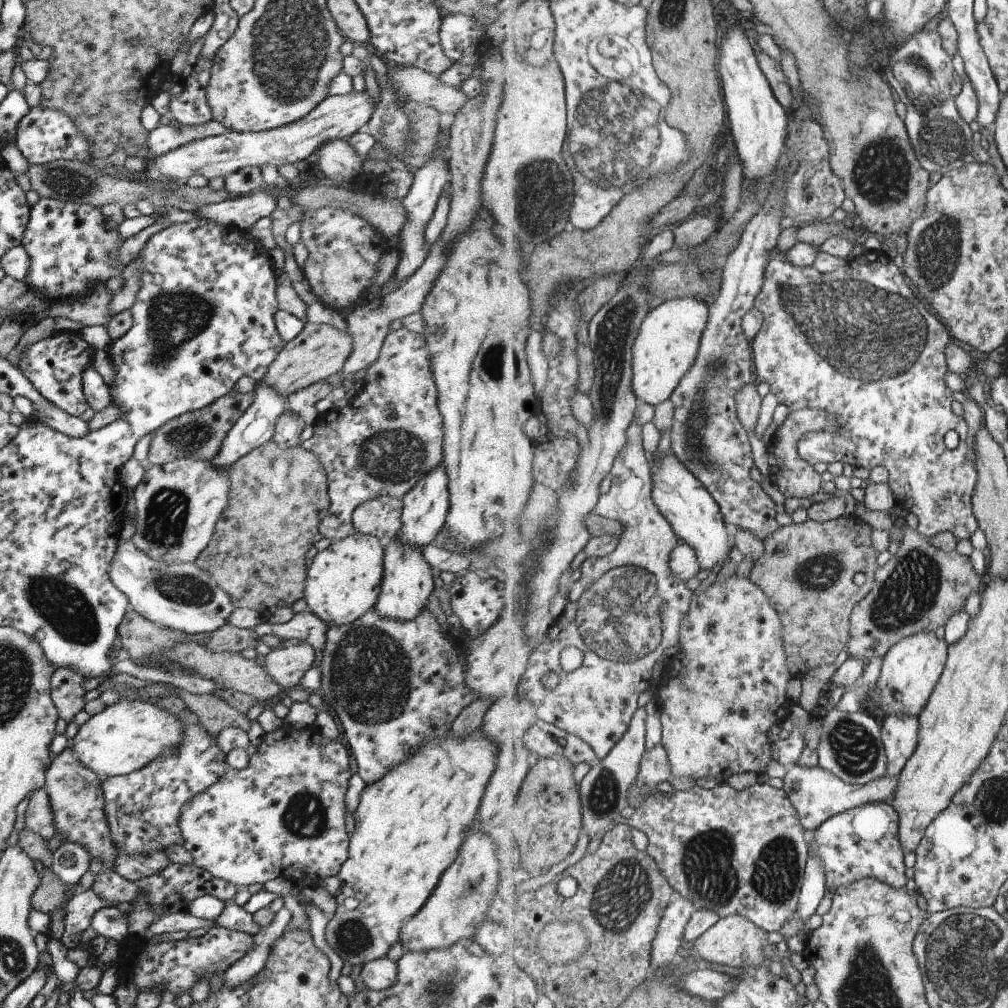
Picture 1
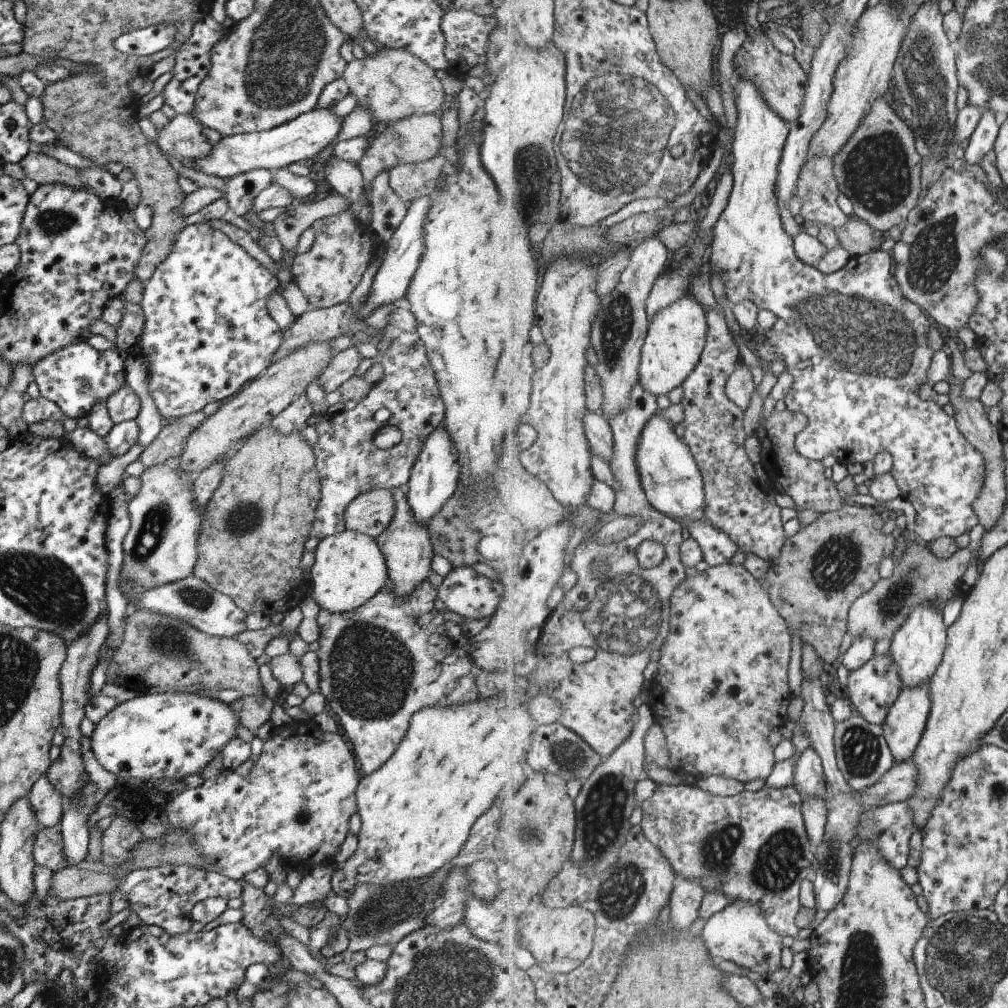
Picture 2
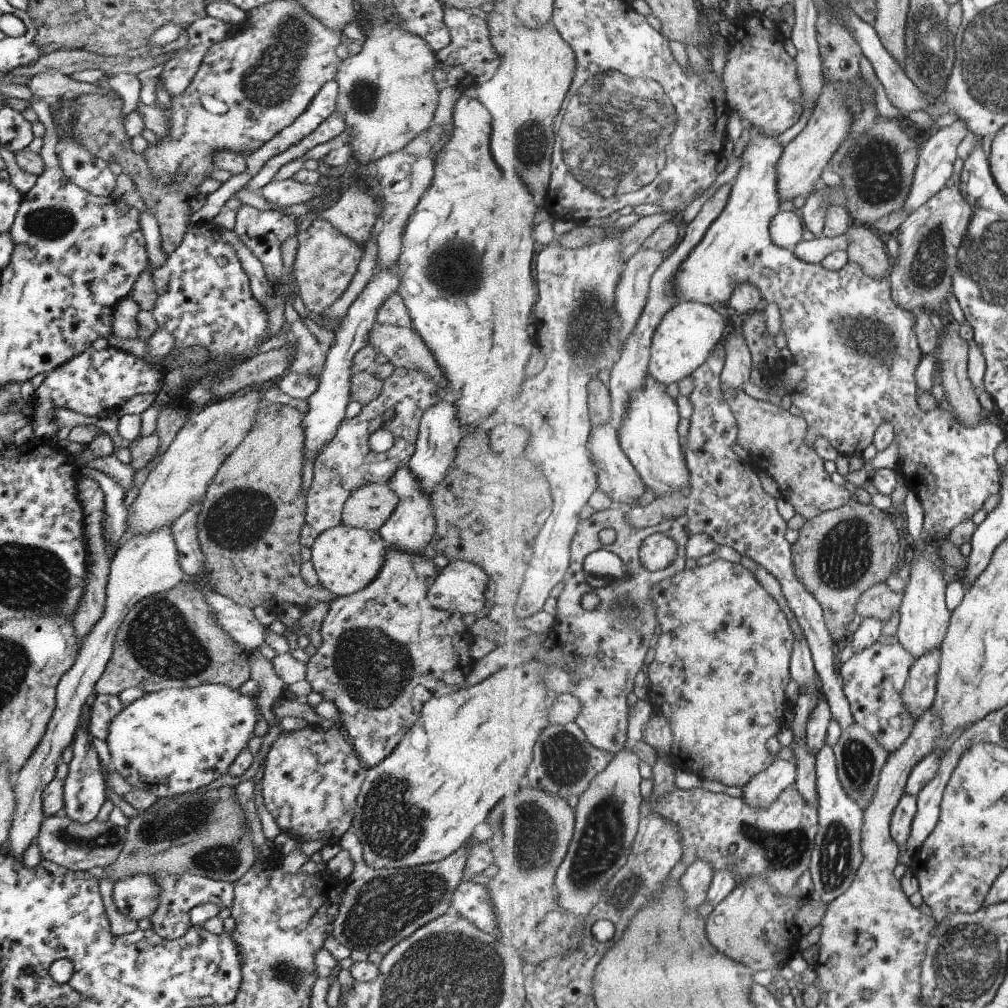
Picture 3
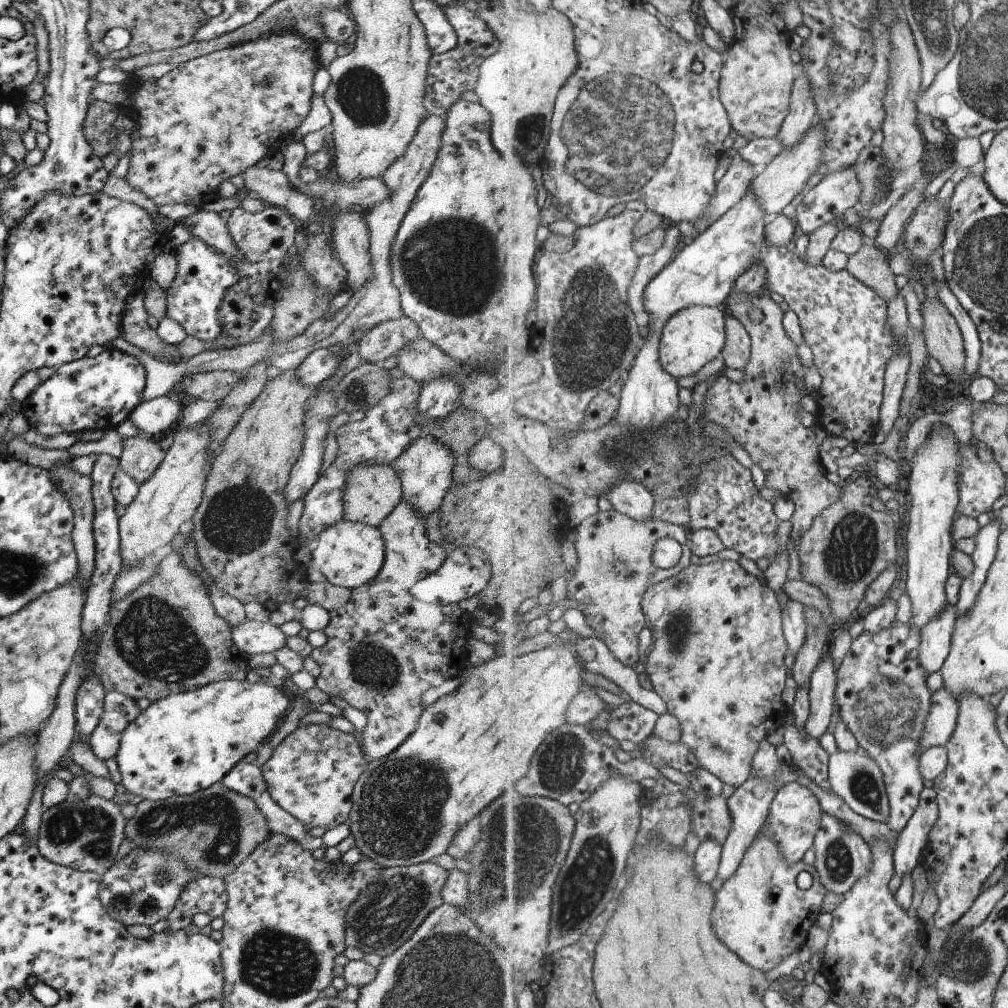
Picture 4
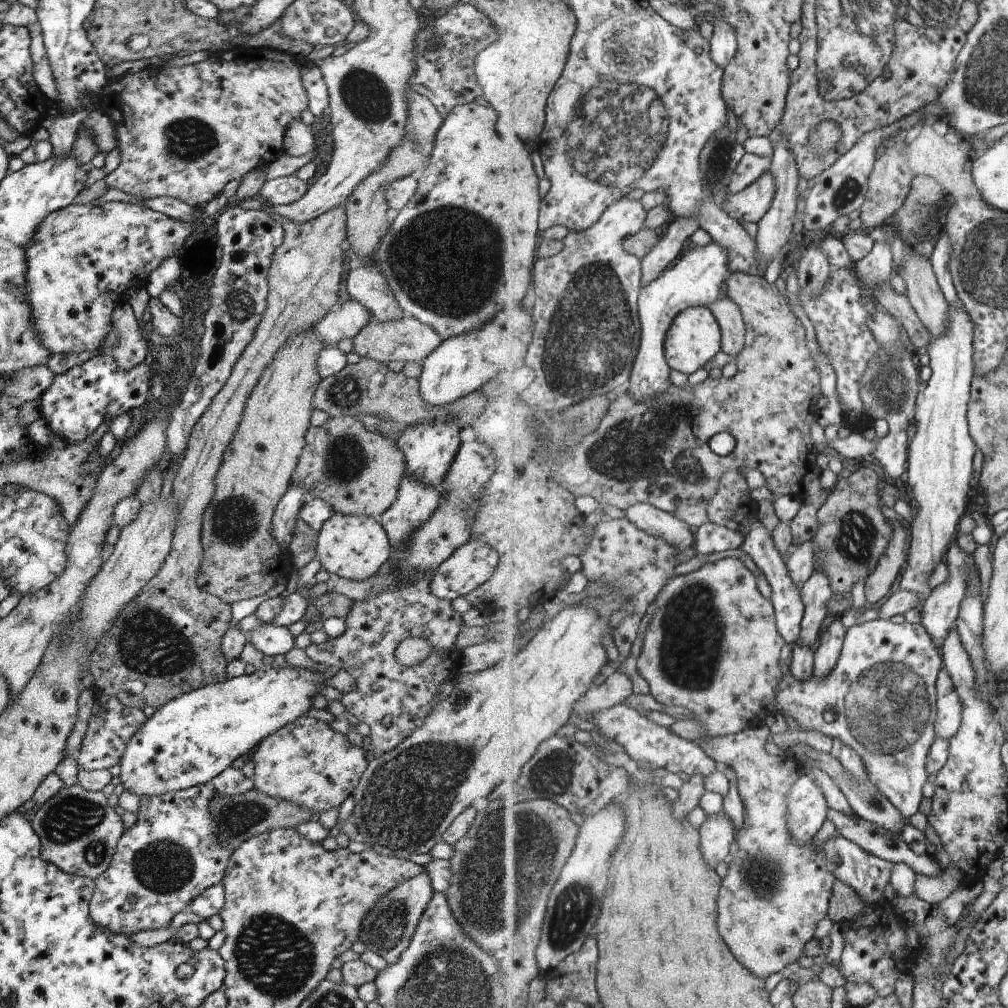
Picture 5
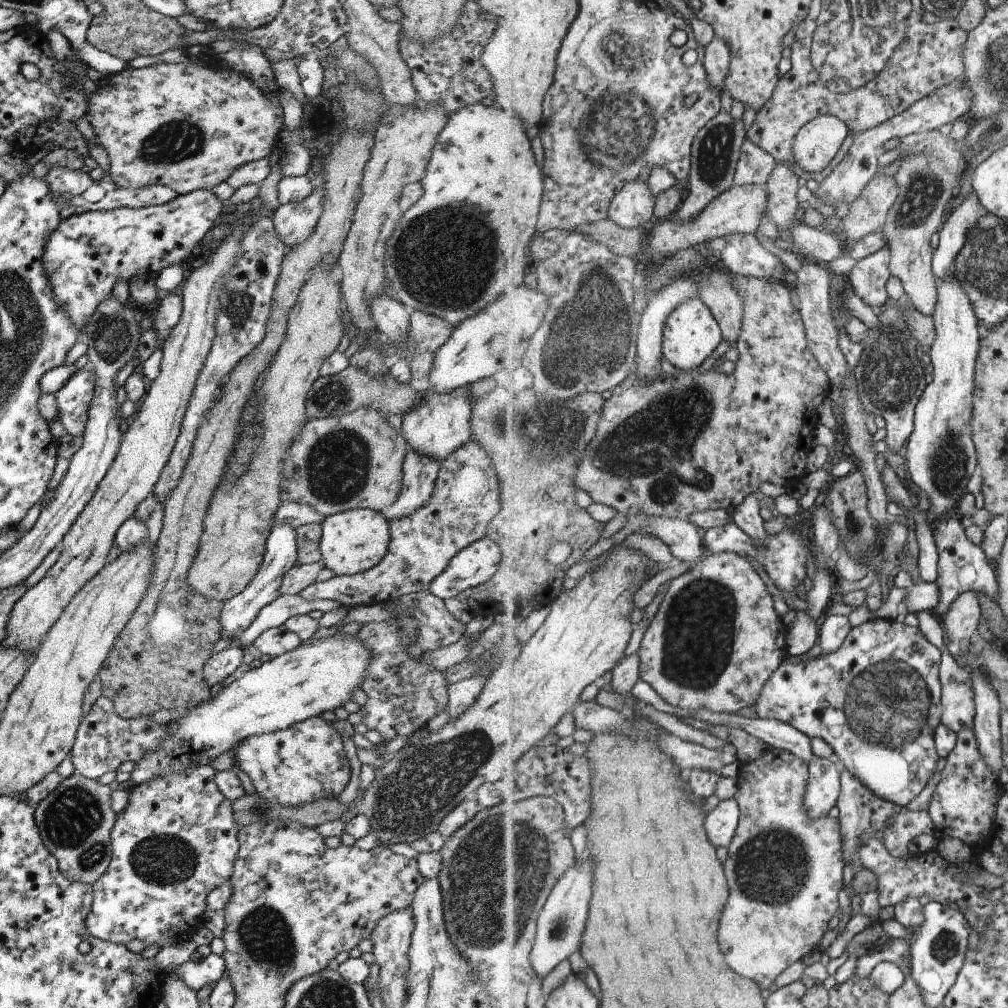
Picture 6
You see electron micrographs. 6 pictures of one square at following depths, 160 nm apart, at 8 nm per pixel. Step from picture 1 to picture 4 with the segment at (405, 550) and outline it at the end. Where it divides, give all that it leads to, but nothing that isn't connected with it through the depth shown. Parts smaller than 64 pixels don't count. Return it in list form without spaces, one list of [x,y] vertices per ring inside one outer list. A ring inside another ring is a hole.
[[[421,433],[414,438],[401,454],[391,462],[394,473],[400,480],[402,488],[402,498],[421,515],[424,520],[429,513],[438,508],[442,502],[442,498],[446,495],[451,481],[451,468],[458,461],[458,457],[454,456],[454,452],[445,445],[441,445],[439,441],[429,435]]]

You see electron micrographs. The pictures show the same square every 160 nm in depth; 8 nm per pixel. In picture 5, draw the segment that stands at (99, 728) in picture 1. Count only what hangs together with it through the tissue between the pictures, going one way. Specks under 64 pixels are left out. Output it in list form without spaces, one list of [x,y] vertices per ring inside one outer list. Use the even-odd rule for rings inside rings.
[[[279,661],[265,669],[255,669],[251,674],[243,673],[229,680],[193,689],[166,702],[127,741],[118,764],[120,784],[127,792],[140,797],[179,791],[211,780],[229,767],[235,758],[247,757],[260,740],[286,724],[291,724],[307,712],[309,707],[312,708],[311,700],[318,693],[319,687],[324,686],[323,680],[325,678],[318,672]]]

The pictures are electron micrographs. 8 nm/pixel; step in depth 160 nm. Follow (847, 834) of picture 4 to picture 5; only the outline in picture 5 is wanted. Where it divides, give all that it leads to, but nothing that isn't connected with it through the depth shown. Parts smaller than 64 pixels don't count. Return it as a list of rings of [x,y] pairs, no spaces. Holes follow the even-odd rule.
[[[842,836],[836,838],[835,841],[829,840],[827,842],[826,854],[829,858],[830,869],[836,872],[836,877],[850,884],[863,901],[884,901],[883,892],[885,892],[885,886],[891,883],[890,880],[894,871],[891,861],[887,862],[885,859],[881,860],[881,857],[877,855],[869,854],[863,847]]]

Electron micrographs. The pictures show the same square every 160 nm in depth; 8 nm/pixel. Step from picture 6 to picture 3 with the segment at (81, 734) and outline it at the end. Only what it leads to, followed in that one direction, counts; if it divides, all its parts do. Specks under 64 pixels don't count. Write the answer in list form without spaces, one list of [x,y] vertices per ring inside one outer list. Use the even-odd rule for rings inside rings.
[[[93,694],[93,702],[89,710],[88,731],[92,738],[104,740],[107,736],[108,724],[122,710],[117,695]]]

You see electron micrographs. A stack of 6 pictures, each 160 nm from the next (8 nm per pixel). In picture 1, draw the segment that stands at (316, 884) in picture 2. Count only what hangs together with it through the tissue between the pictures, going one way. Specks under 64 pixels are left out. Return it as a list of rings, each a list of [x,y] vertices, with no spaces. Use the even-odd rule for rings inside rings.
[[[281,907],[277,910],[271,923],[252,936],[253,946],[249,952],[224,970],[222,984],[228,989],[234,989],[245,983],[255,973],[259,973],[264,967],[271,946],[284,933],[283,930],[290,918],[291,913],[287,908]]]

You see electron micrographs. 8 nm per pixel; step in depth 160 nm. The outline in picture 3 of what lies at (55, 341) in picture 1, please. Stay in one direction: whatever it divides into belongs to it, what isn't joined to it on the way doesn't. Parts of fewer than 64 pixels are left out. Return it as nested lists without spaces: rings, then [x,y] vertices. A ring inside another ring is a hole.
[[[105,347],[100,351],[87,348],[48,372],[41,384],[34,389],[30,401],[35,412],[28,423],[32,426],[37,440],[54,442],[59,428],[51,422],[55,409],[67,409],[89,418],[113,416],[117,410],[133,398],[143,393],[157,393],[162,385],[163,372],[146,363],[142,358],[115,347]]]

